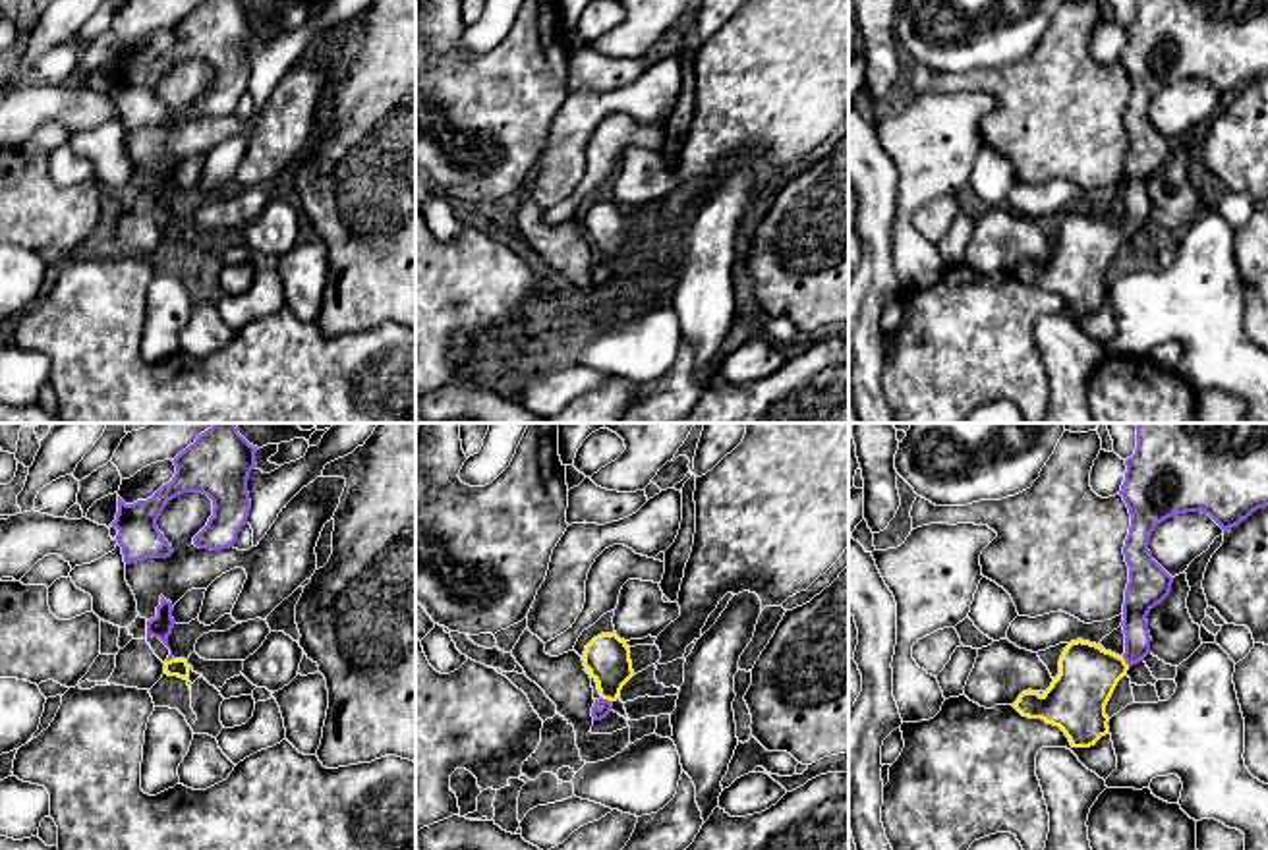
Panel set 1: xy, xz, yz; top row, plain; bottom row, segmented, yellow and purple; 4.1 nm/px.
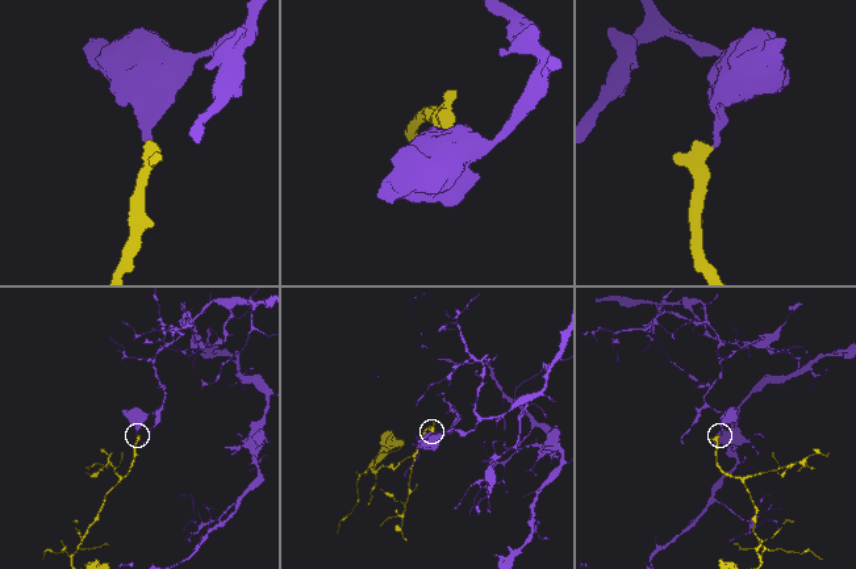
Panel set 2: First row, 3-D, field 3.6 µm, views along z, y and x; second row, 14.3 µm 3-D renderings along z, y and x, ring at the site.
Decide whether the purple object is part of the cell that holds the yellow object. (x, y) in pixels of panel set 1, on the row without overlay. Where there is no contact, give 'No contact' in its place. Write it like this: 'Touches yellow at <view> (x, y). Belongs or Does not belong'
Touches yellow at xz (607, 265). Belongs

